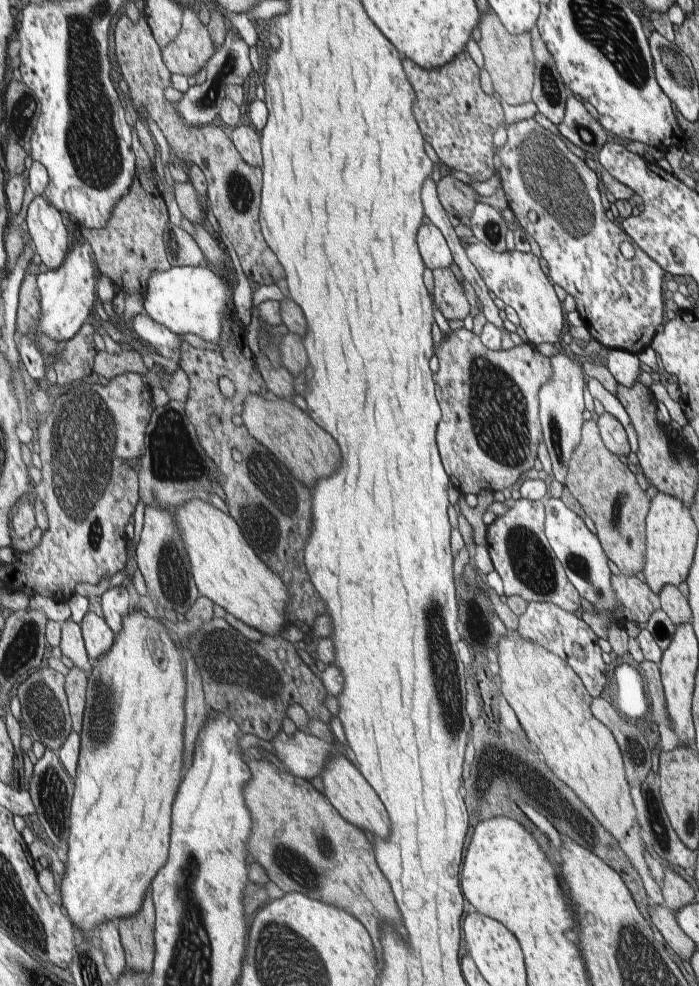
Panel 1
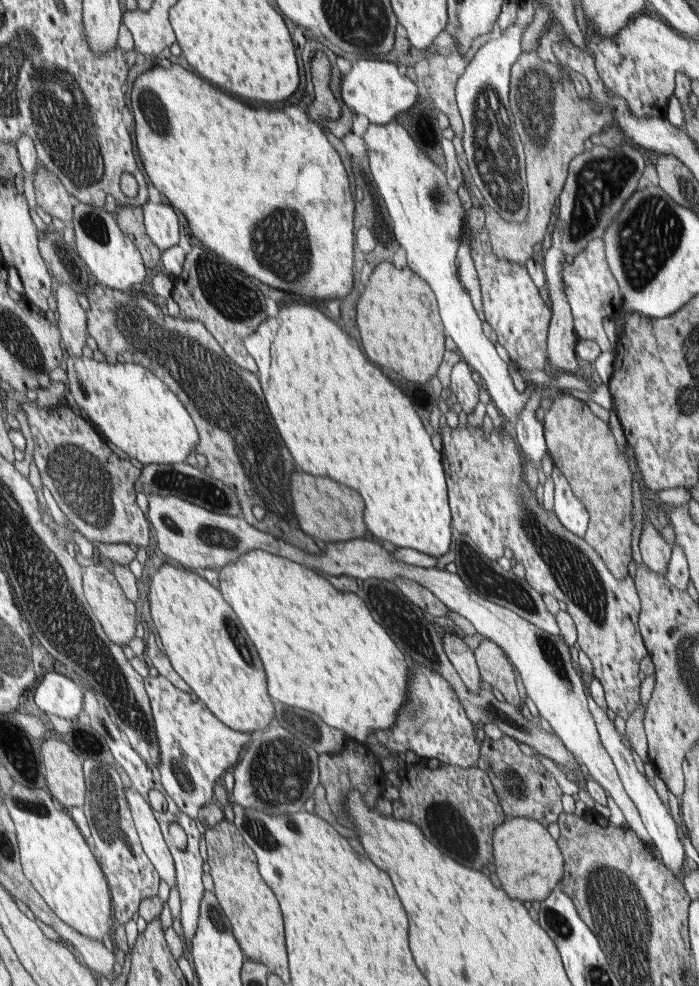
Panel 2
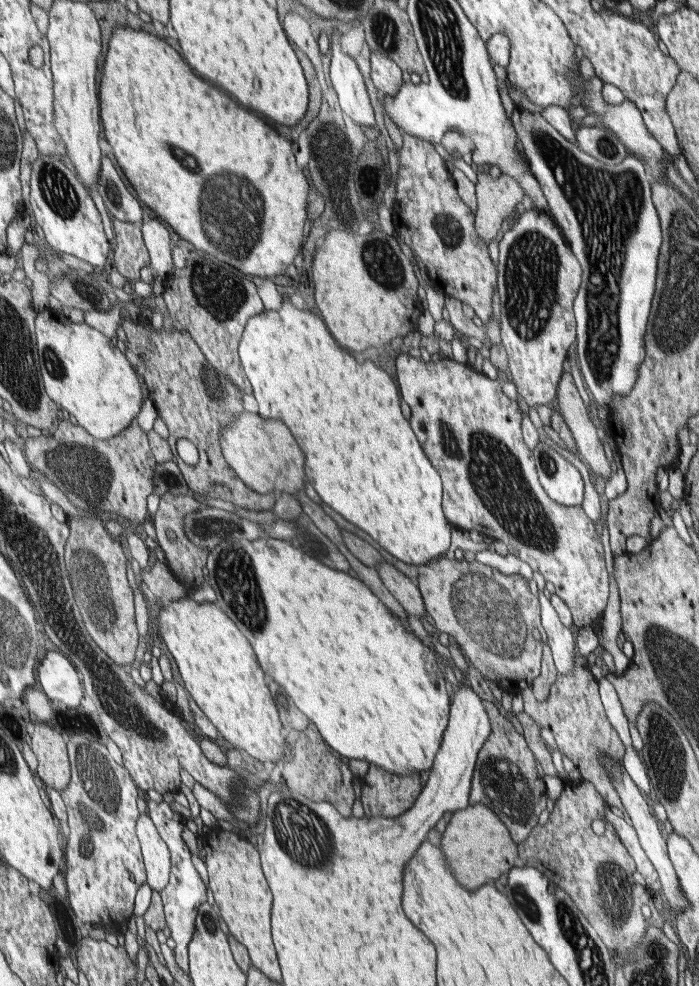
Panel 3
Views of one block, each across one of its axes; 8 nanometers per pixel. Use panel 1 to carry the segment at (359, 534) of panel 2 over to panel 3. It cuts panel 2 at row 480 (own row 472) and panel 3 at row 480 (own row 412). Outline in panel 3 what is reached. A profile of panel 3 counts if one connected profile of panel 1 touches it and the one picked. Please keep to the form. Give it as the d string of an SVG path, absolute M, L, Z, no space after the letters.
M243 412L239 418L221 432L221 448L223 448L223 458L227 464L233 468L233 472L243 480L243 484L259 494L269 494L269 492L287 492L295 496L299 488L303 490L305 484L305 468L307 462L303 462L303 454L299 446L295 444L293 436L285 428L281 420L273 418L263 418L259 414L249 414Z

